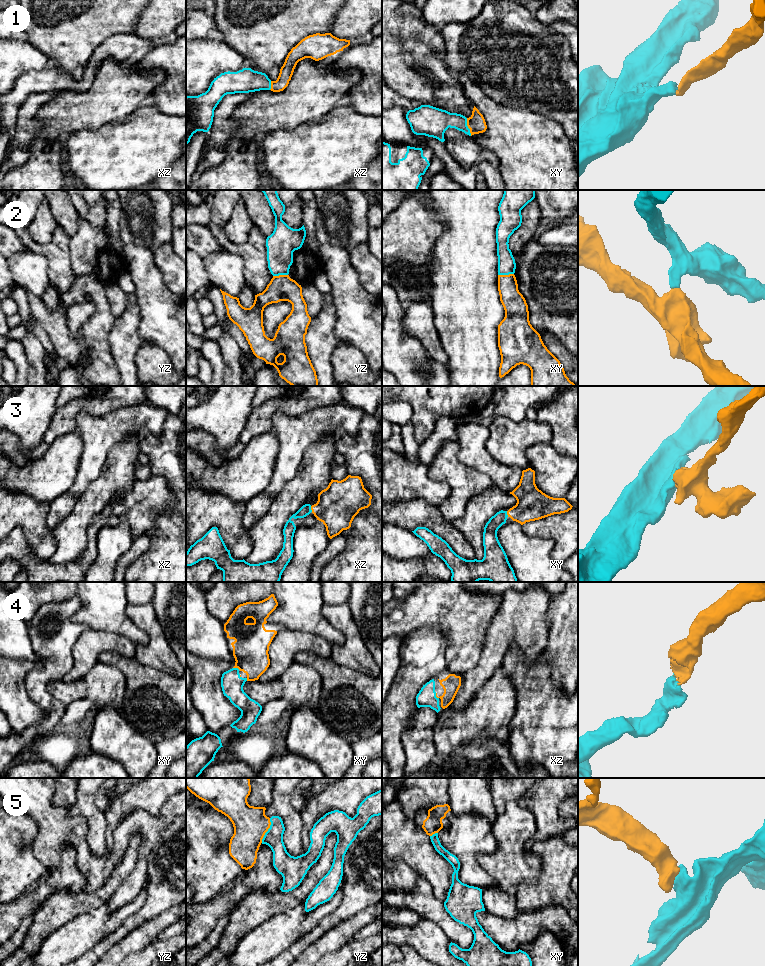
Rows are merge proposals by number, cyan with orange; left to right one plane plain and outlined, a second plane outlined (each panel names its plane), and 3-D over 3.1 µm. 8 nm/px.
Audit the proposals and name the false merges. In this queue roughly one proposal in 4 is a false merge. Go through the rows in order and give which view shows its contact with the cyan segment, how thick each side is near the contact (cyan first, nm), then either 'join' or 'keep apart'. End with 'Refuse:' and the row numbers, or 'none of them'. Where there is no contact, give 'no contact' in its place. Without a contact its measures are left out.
1: meets cyan in xy; 200 nm thick on the cyan side, 150 nm on the other; join
2: meets cyan in xy; 140 nm thick on the cyan side, 180 nm on the other; keep apart
3: meets cyan in xz; 100 nm thick on the cyan side, 320 nm on the other; join
4: meets cyan in xy; 180 nm thick on the cyan side, 280 nm on the other; join
5: meets cyan in yz; 150 nm thick on the cyan side, 280 nm on the other; join
Refuse: 2

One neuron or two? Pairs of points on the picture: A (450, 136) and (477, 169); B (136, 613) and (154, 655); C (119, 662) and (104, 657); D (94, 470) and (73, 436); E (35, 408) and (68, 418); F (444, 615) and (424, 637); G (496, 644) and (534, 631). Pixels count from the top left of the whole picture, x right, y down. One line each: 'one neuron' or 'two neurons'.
A: two neurons
B: one neuron
C: one neuron
D: two neurons
E: two neurons
F: two neurons
G: one neuron

